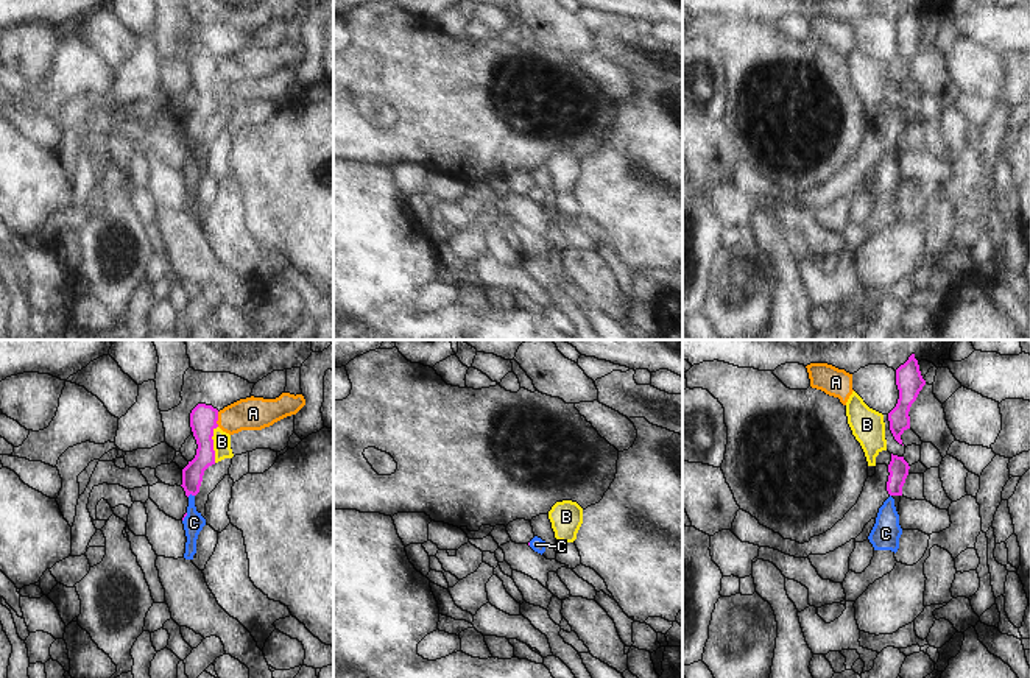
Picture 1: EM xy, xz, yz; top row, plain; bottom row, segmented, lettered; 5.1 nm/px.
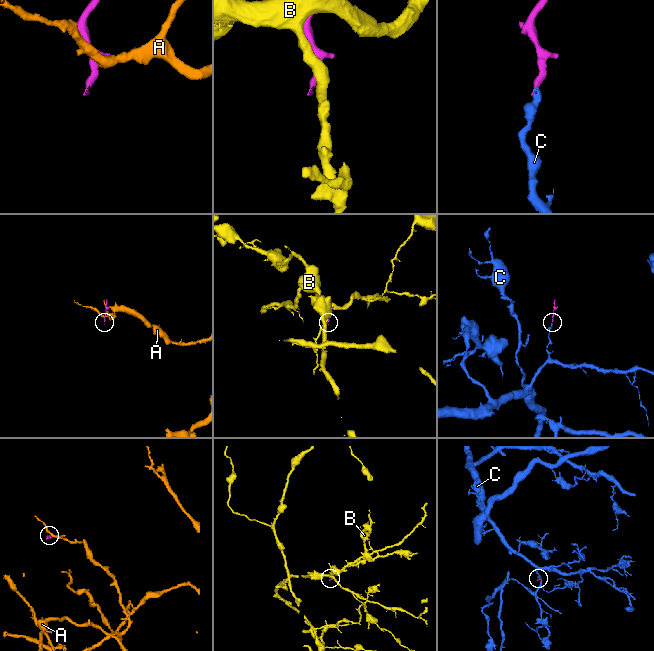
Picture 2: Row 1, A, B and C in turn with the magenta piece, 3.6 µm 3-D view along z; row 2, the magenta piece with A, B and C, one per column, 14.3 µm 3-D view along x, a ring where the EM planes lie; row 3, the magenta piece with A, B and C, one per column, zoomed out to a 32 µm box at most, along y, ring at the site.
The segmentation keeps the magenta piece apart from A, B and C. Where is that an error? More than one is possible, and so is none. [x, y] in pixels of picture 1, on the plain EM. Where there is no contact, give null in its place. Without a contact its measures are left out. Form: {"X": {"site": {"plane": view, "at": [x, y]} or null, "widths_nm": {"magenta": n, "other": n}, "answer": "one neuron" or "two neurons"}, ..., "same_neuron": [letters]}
{"A": {"site": {"plane": "xy", "at": [217, 70]}, "widths_nm": {"magenta": 140, "other": 180}, "answer": "two neurons"}, "B": {"site": {"plane": "xy", "at": [212, 95]}, "widths_nm": {"magenta": 140, "other": 100}, "answer": "two neurons"}, "C": {"site": {"plane": "xy", "at": [190, 144]}, "widths_nm": {"magenta": 110, "other": 110}, "answer": "one neuron"}, "same_neuron": ["C"]}

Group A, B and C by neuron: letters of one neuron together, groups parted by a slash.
A / B / C

